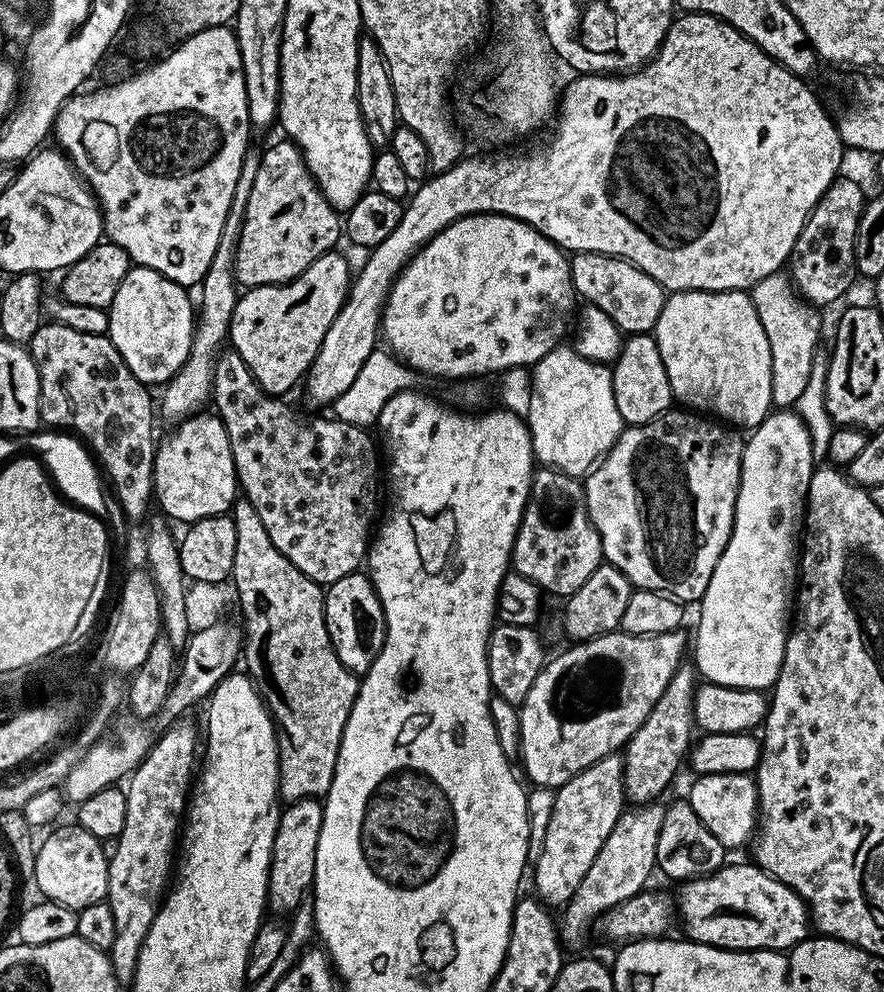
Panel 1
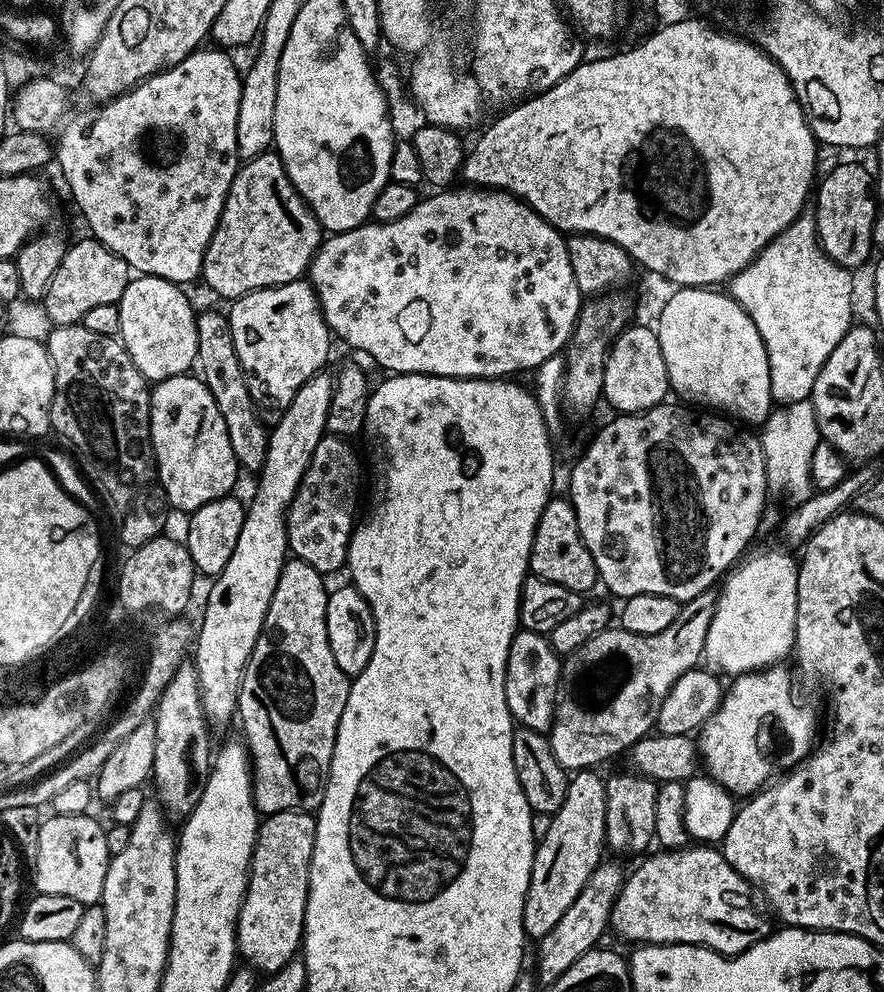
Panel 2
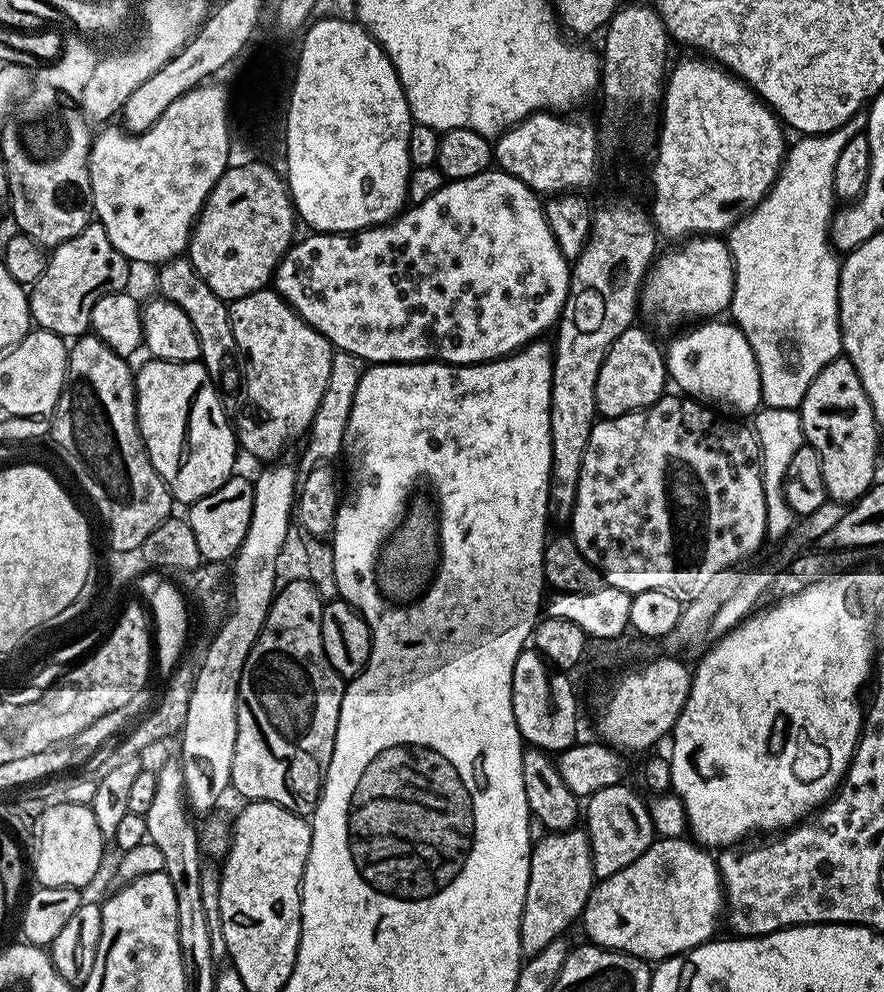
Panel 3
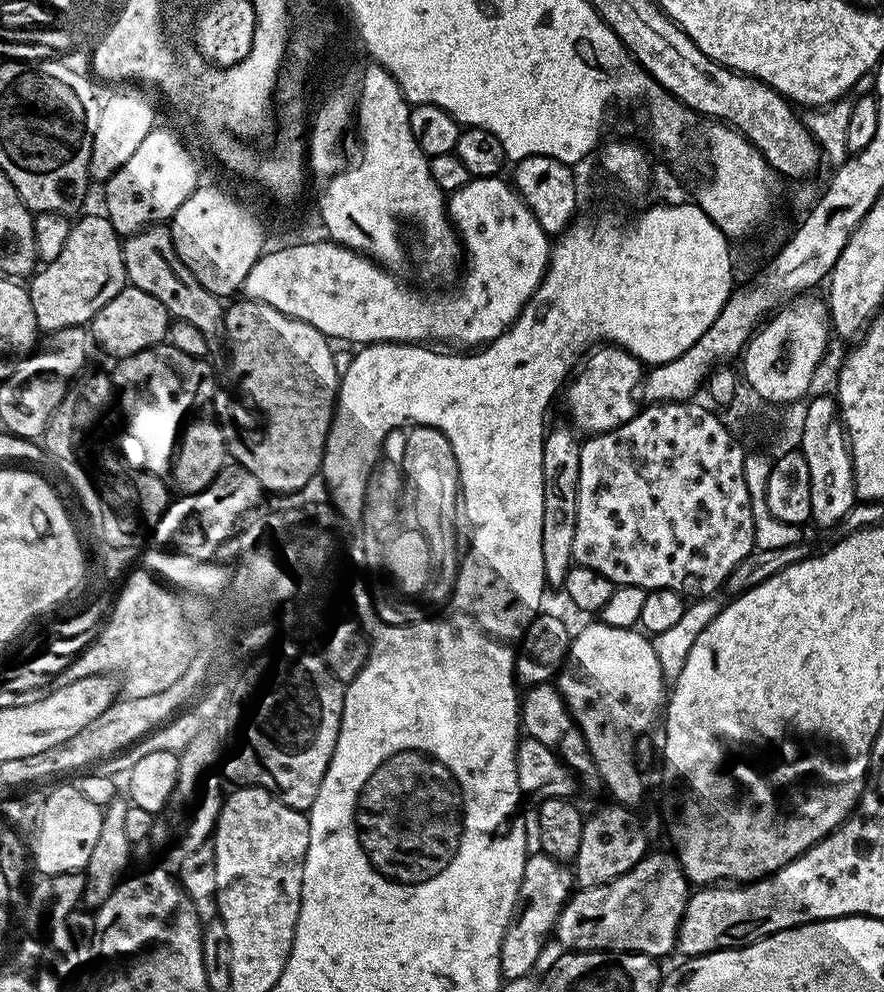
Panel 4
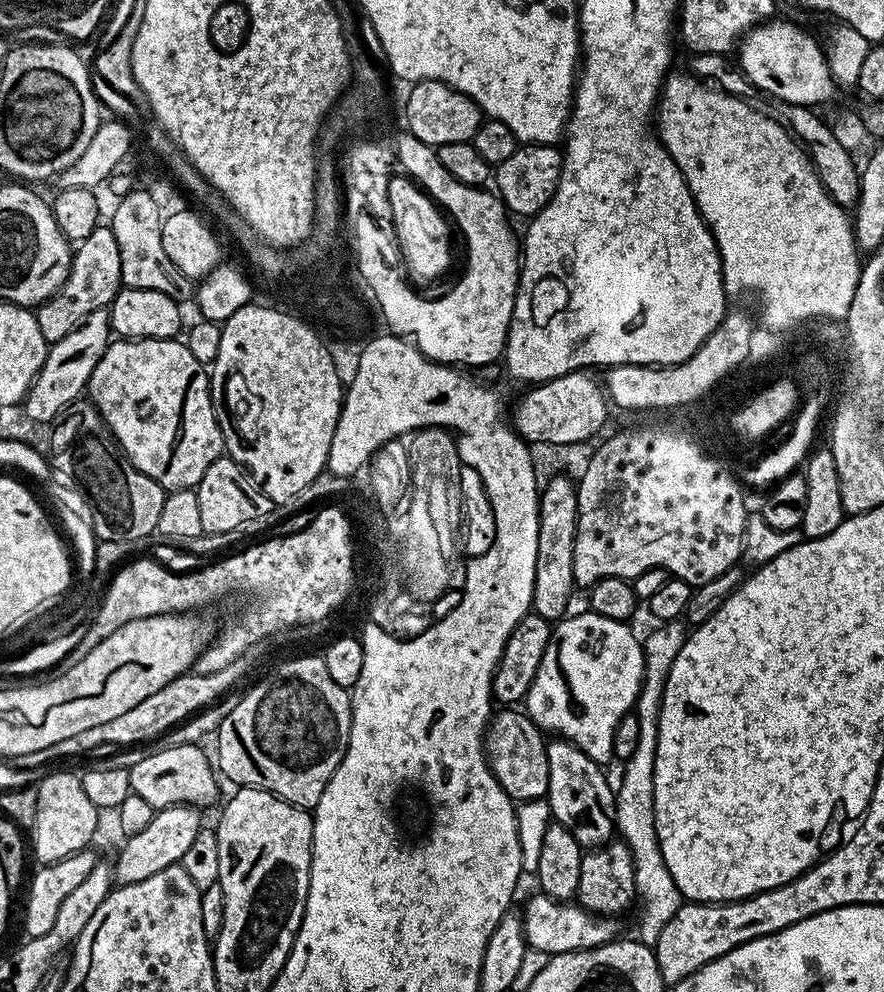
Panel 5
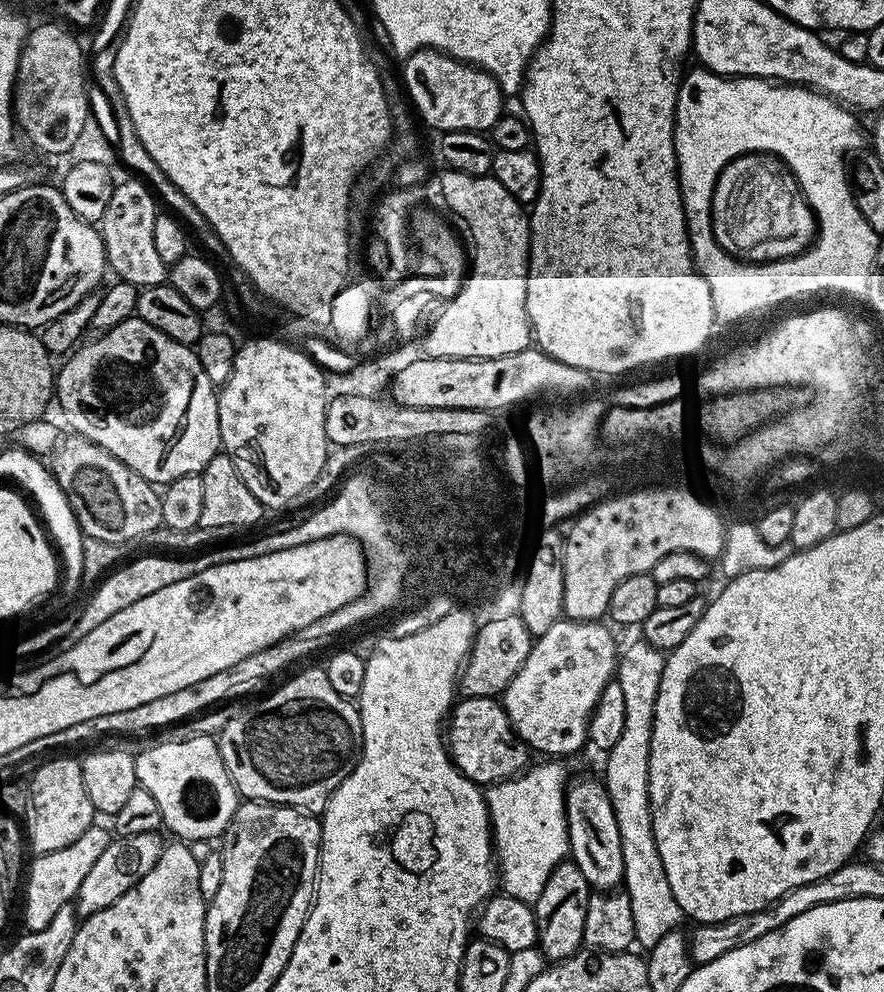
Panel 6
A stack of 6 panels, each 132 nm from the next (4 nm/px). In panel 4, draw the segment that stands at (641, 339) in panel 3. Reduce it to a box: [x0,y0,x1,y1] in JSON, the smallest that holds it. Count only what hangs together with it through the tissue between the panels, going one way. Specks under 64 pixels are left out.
[563,346,646,434]

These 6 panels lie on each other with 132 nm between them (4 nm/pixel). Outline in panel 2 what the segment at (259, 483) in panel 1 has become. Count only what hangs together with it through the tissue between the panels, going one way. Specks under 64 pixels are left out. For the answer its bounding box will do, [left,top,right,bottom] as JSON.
[195,311,360,574]

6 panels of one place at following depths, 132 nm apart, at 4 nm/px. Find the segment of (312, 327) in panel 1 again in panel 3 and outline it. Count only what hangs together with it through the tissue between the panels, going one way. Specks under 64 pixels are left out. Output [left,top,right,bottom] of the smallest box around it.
[228,286,333,462]

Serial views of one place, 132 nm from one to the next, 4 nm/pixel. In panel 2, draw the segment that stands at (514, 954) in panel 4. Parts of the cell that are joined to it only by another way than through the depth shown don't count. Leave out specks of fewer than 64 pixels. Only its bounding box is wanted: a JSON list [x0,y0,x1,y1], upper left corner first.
[522,770,606,942]

